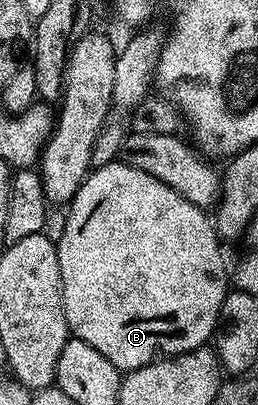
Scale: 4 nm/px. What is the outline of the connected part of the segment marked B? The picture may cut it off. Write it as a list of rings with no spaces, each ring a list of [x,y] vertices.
[[[113,162],[113,163],[111,163],[111,164],[102,164],[102,165],[99,165],[99,166],[96,166],[96,167],[93,167],[93,168],[92,168],[92,169],[91,169],[91,171],[89,171],[89,174],[88,174],[88,177],[87,177],[87,178],[85,178],[85,180],[84,180],[84,181],[83,181],[83,182],[82,182],[82,186],[81,186],[81,187],[80,187],[80,189],[79,189],[79,190],[77,190],[77,192],[76,192],[76,196],[75,196],[75,197],[74,197],[74,199],[73,199],[73,200],[72,200],[72,201],[71,201],[71,202],[70,202],[70,207],[69,207],[69,208],[68,208],[68,209],[67,209],[67,211],[68,211],[68,210],[69,210],[69,212],[68,212],[68,217],[66,217],[66,218],[65,218],[65,220],[64,220],[64,233],[62,233],[62,234],[61,234],[61,236],[60,236],[60,240],[59,240],[59,236],[58,236],[58,243],[57,243],[57,244],[56,244],[56,253],[57,253],[57,254],[58,254],[58,266],[59,266],[59,267],[60,267],[60,289],[61,289],[61,290],[62,290],[62,306],[63,306],[63,307],[64,307],[64,313],[65,313],[65,314],[66,314],[66,322],[67,322],[67,323],[68,323],[68,331],[69,331],[69,333],[71,333],[71,335],[72,335],[72,336],[73,336],[73,337],[75,337],[75,339],[78,339],[78,340],[81,340],[81,341],[82,341],[82,342],[86,342],[86,346],[94,346],[94,350],[98,350],[98,354],[102,354],[102,358],[110,358],[110,362],[111,362],[111,363],[112,363],[112,365],[114,365],[114,366],[115,366],[115,368],[119,368],[119,369],[120,369],[120,371],[121,371],[121,373],[124,373],[124,374],[127,374],[127,373],[130,373],[130,372],[133,372],[133,370],[134,370],[134,369],[135,369],[135,368],[141,368],[141,367],[142,367],[142,366],[146,366],[146,365],[147,365],[147,364],[148,364],[148,363],[149,363],[149,362],[150,362],[150,361],[151,361],[151,360],[155,360],[155,359],[157,359],[157,358],[163,358],[163,357],[165,357],[165,356],[177,356],[177,355],[178,355],[178,354],[182,354],[182,353],[183,353],[183,352],[192,352],[192,351],[194,351],[194,350],[195,350],[195,349],[196,349],[196,348],[203,348],[203,347],[205,347],[205,345],[207,345],[207,344],[208,344],[208,343],[209,343],[209,341],[211,341],[211,340],[212,340],[212,339],[213,339],[213,336],[214,336],[214,333],[215,333],[215,331],[216,331],[216,323],[217,323],[217,322],[218,322],[218,314],[219,314],[219,313],[220,313],[220,311],[221,311],[221,310],[222,310],[222,302],[223,302],[223,301],[224,301],[224,293],[225,293],[225,292],[227,292],[227,291],[229,291],[229,288],[230,288],[230,284],[229,284],[229,281],[228,281],[228,280],[227,280],[227,279],[226,279],[226,272],[225,272],[225,276],[224,276],[224,260],[223,260],[223,258],[222,258],[222,257],[220,257],[220,247],[222,247],[222,241],[221,241],[221,239],[220,239],[220,237],[219,237],[219,236],[217,236],[217,234],[216,234],[216,230],[215,230],[215,227],[214,227],[214,224],[213,224],[213,221],[212,221],[212,220],[211,220],[211,219],[210,219],[210,216],[209,216],[209,213],[208,213],[208,212],[207,212],[207,211],[205,211],[205,209],[202,209],[202,208],[199,208],[199,207],[198,207],[198,206],[194,206],[194,205],[193,205],[193,204],[191,204],[191,203],[190,203],[190,202],[186,202],[186,198],[182,198],[182,194],[178,194],[178,193],[177,193],[177,192],[175,192],[175,191],[174,191],[174,190],[170,190],[170,186],[166,186],[166,182],[158,182],[158,178],[150,178],[150,174],[142,174],[142,170],[134,170],[134,166],[130,166],[130,165],[129,165],[129,164],[125,164],[125,163],[123,163],[123,162]]]

